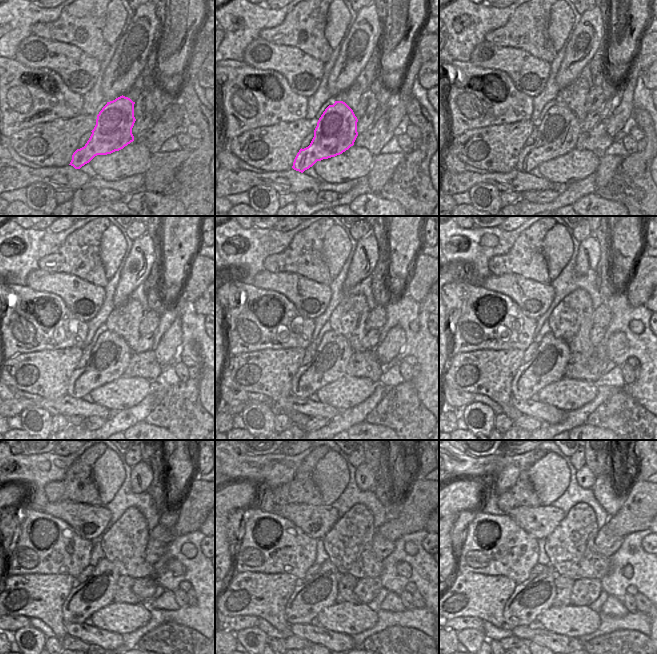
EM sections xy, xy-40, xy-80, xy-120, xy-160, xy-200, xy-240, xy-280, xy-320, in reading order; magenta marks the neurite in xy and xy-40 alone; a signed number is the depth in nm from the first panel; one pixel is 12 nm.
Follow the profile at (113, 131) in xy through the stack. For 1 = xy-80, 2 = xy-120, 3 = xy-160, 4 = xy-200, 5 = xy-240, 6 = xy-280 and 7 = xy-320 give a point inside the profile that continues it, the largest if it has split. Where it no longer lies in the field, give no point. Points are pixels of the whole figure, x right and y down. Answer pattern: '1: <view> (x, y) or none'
1: xy-80 (557, 134)
2: xy-120 (109, 357)
3: xy-160 (332, 355)
4: xy-200 (549, 362)
5: xy-240 (98, 591)
6: xy-280 (307, 600)
7: xy-320 (530, 598)

